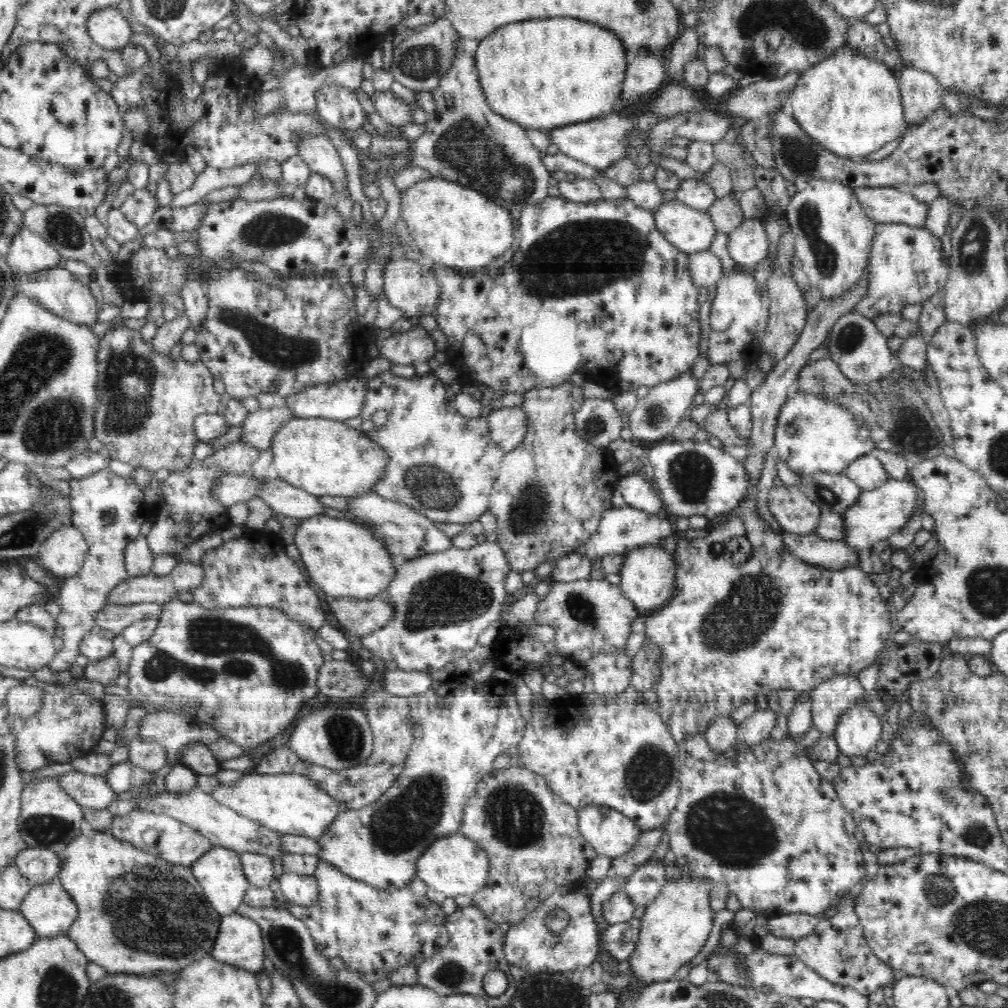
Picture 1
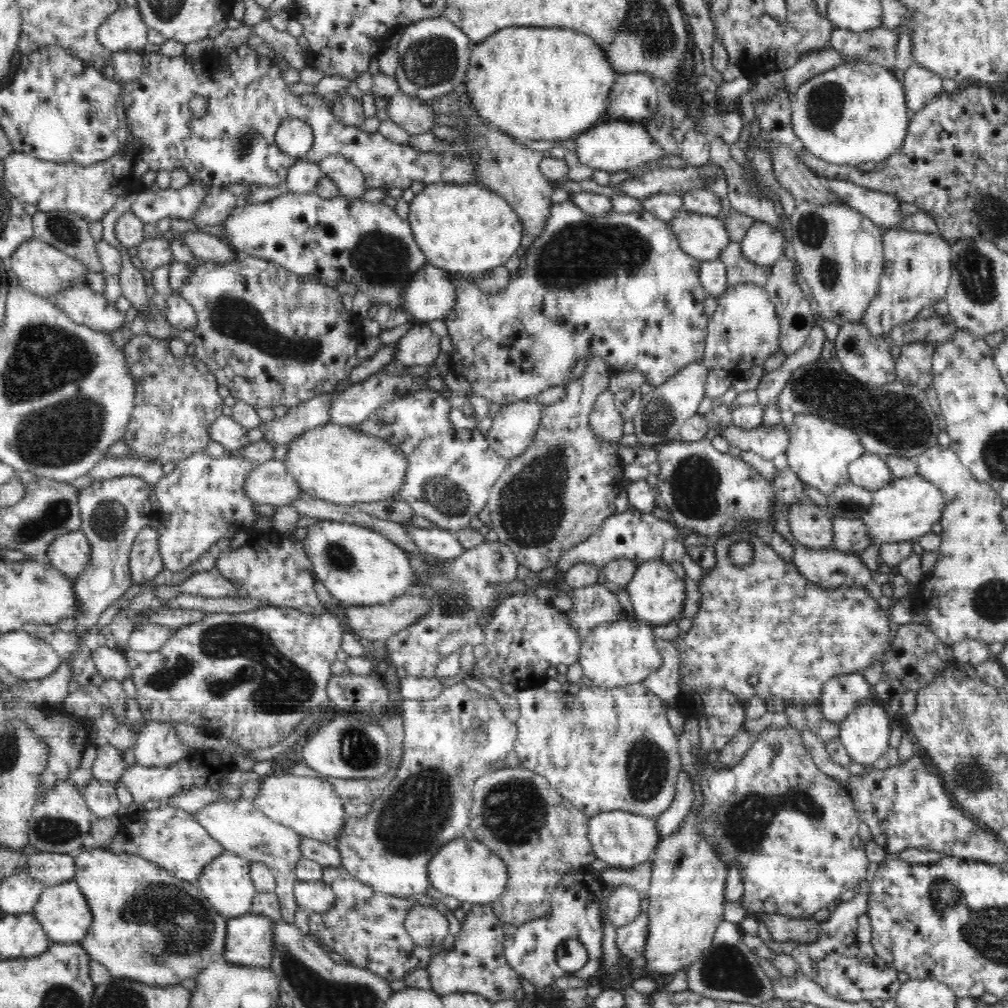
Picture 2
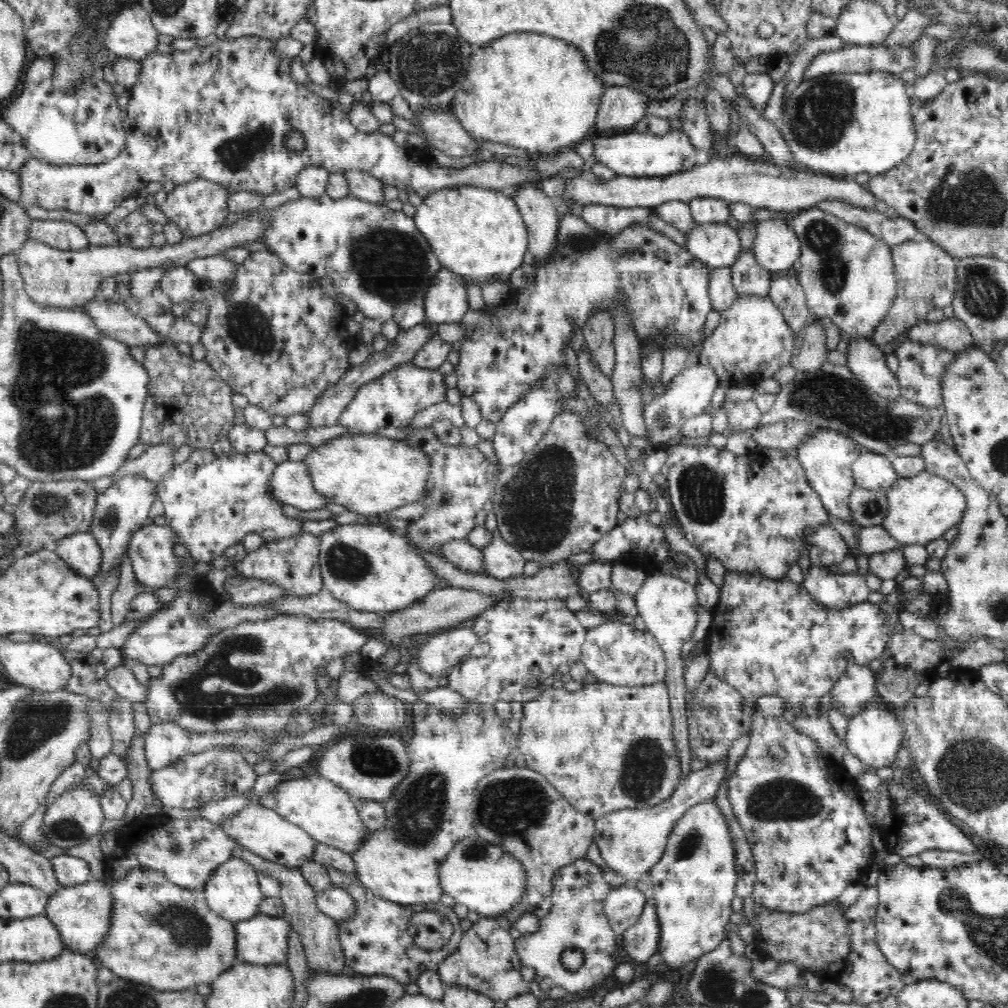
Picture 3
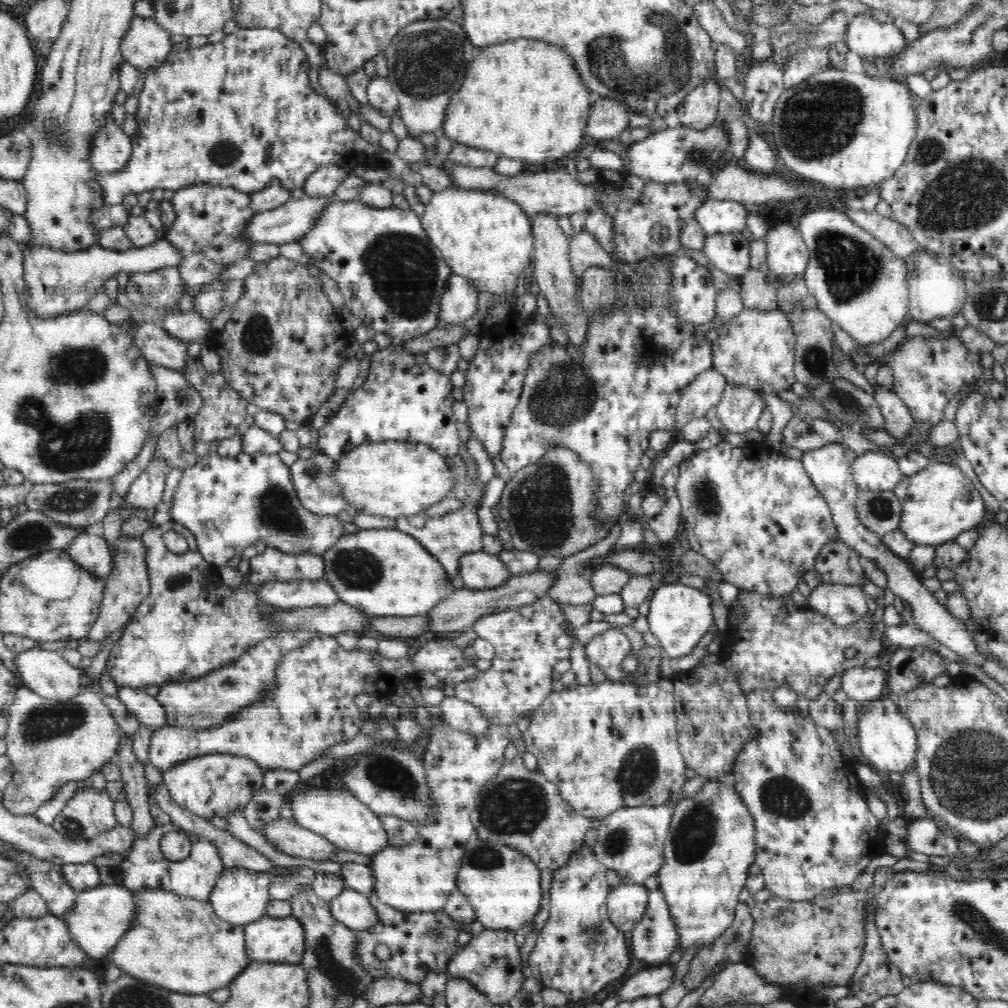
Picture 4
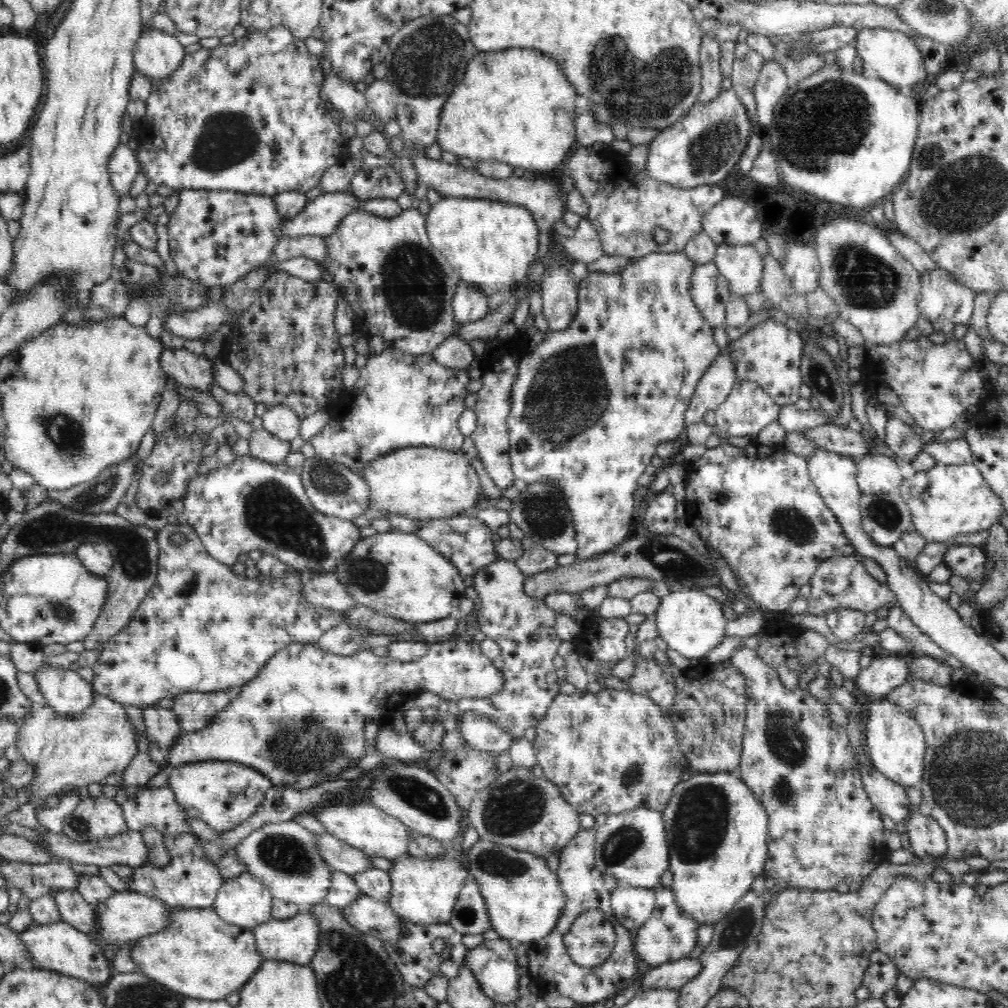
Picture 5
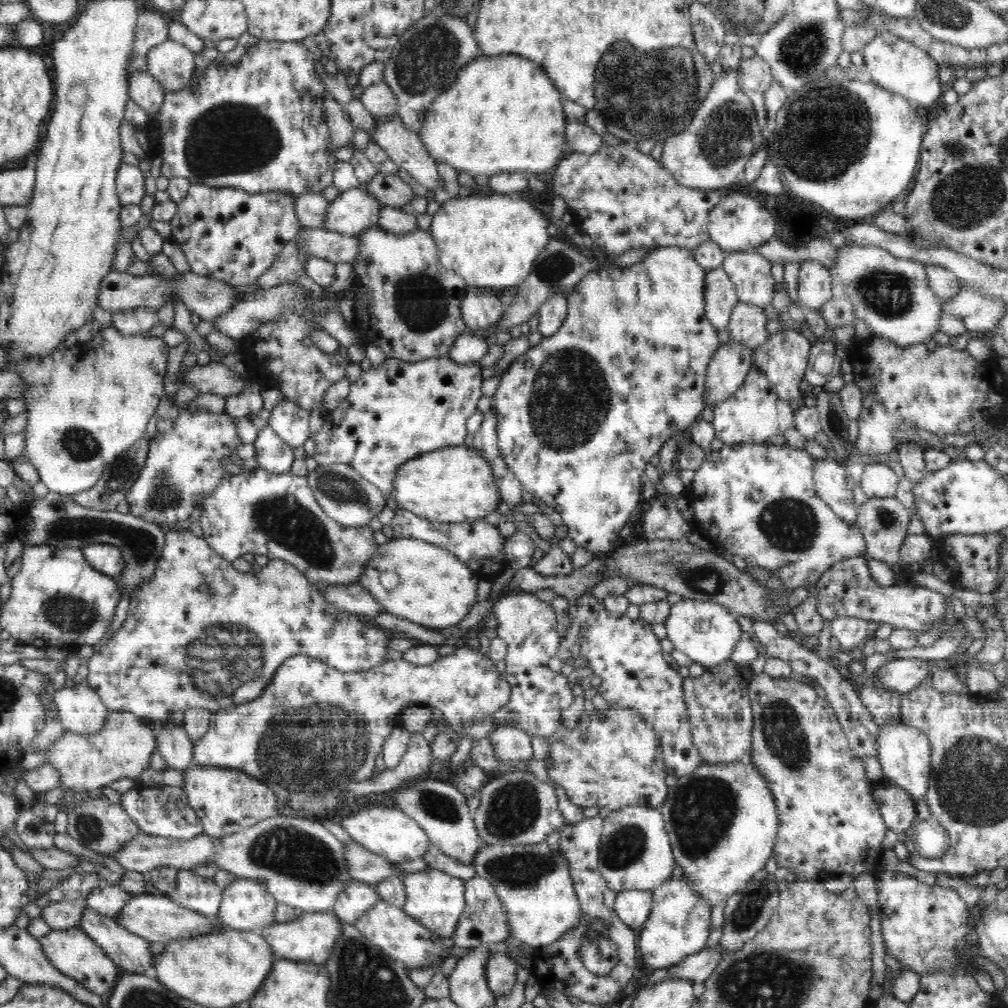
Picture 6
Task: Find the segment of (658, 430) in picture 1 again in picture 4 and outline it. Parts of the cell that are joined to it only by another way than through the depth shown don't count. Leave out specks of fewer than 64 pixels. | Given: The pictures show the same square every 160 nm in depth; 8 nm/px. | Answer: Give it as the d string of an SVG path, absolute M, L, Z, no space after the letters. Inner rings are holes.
M713 366L693 378L680 393L675 410L675 428L681 429L692 419L704 417L718 404L727 384L725 376Z

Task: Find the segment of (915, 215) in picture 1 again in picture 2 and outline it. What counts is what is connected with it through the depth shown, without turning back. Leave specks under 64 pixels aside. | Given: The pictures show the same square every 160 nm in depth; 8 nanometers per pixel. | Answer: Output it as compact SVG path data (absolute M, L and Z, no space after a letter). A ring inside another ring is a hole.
M828 179L829 188L840 202L868 217L883 228L900 224L905 216L900 211L900 201L894 195L873 191L848 180Z

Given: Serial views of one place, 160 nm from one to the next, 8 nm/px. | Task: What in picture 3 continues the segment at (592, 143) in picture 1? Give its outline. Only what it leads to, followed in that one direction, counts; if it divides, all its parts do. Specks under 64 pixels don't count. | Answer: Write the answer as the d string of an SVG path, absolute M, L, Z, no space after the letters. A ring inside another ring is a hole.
M674 129L664 136L642 133L635 130L599 134L594 140L594 158L605 164L618 175L627 177L667 177L682 172L698 164L696 147L681 129Z

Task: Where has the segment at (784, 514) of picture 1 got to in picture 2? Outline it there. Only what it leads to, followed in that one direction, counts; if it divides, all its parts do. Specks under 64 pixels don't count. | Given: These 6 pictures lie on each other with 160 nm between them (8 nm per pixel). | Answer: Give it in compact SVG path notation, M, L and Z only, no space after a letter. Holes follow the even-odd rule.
M798 502L790 506L787 517L797 544L810 550L834 549L831 515L820 510L814 502Z

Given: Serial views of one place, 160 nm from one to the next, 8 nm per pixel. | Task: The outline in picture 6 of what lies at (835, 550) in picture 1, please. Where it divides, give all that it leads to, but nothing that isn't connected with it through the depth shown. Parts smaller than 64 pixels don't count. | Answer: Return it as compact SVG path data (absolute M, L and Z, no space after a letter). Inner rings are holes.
M839 617L830 623L834 636L842 649L856 653L870 637L868 622L855 617Z

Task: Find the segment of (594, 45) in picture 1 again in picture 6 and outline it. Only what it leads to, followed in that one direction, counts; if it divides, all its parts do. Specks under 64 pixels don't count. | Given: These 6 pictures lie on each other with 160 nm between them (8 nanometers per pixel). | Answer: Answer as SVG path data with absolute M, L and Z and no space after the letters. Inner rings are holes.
M513 54L477 57L475 60L472 60L472 62L469 62L467 66L464 66L463 70L460 70L456 82L454 82L452 86L449 86L448 90L445 90L442 94L438 94L438 96L434 98L431 106L428 106L428 109L426 109L423 114L423 119L420 121L421 132L418 134L424 142L426 151L436 159L436 162L446 162L446 164L453 166L456 172L462 170L472 177L477 174L492 176L498 173L544 173L548 170L553 170L556 164L558 164L558 161L564 157L564 146L566 146L566 129L564 128L566 128L566 118L564 117L564 108L562 107L562 97L562 93L556 89L554 82L533 60Z

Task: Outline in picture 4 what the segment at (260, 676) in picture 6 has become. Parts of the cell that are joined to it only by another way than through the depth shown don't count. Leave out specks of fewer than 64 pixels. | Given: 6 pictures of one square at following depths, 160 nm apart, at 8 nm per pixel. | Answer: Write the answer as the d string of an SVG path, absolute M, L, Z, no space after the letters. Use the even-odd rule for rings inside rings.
M166 522L143 532L140 540L146 547L151 589L109 654L105 668L117 687L143 689L147 685L160 686L203 677L229 665L259 640L288 630L268 621L276 606L257 597L259 585L245 580L238 588L230 588L222 583L218 566L204 560L194 535L186 527ZM170 530L186 538L189 551L173 554L168 550L162 534Z

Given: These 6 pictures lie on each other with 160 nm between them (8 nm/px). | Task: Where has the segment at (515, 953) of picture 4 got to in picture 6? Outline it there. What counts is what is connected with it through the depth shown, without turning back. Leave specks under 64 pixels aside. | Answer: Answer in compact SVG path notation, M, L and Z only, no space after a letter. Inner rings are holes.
M508 953L490 955L486 966L486 979L490 991L496 997L508 995L514 984L517 984L518 967L517 962Z

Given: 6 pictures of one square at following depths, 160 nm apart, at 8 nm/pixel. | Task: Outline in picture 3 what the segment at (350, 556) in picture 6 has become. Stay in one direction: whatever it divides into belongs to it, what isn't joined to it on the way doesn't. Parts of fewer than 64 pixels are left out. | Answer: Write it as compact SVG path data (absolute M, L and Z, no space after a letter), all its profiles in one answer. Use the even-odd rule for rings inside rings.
M194 449L184 463L164 474L157 483L157 500L164 505L166 525L180 541L175 546L176 559L183 562L194 559L198 563L209 564L217 556L224 556L229 547L242 543L248 532L257 532L264 542L297 537L304 533L301 520L286 517L282 504L272 497L268 480L272 480L276 465L277 462L262 451L216 455L211 449Z

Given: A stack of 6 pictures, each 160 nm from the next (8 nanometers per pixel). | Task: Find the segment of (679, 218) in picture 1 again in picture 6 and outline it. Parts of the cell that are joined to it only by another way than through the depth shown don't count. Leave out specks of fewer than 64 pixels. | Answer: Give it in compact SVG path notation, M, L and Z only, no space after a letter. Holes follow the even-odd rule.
M754 250L731 251L726 253L721 266L735 285L736 294L740 302L756 305L760 308L763 308L766 304L771 304L777 285L772 273L770 273L772 263L768 259Z

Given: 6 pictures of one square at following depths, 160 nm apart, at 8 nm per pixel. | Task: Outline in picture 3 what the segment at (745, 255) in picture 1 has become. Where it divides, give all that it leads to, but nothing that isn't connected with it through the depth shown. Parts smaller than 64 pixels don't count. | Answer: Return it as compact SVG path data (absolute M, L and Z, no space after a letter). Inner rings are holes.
M776 219L765 220L757 224L756 230L752 251L759 264L774 275L792 272L792 265L801 253L801 244L790 223Z

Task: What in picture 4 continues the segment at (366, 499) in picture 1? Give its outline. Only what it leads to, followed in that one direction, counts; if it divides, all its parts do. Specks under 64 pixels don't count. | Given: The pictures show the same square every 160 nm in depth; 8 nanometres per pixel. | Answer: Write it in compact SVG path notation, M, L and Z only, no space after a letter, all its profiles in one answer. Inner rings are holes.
M476 552L460 558L459 577L464 588L486 590L496 588L512 578L506 565L492 554Z

